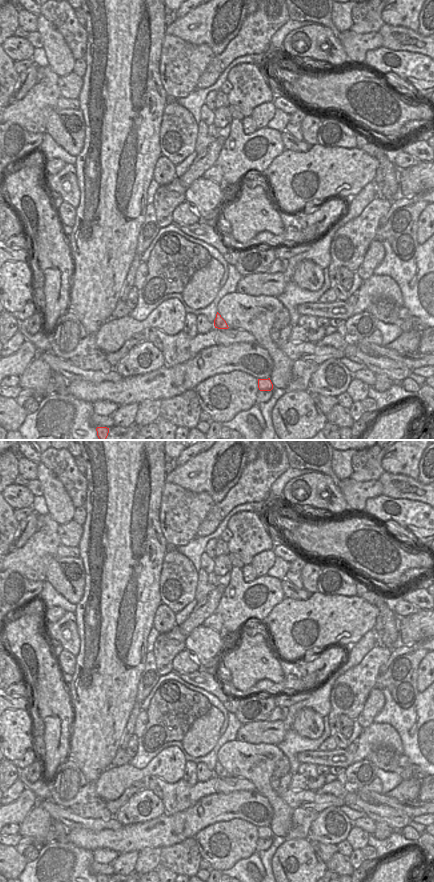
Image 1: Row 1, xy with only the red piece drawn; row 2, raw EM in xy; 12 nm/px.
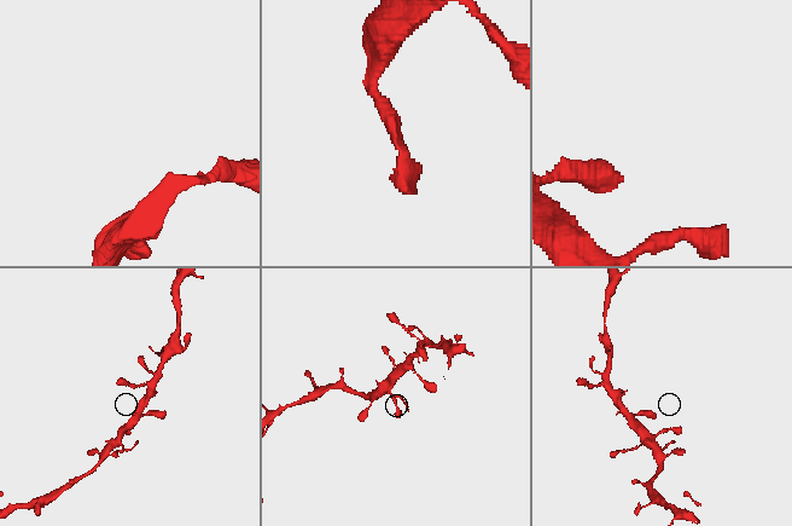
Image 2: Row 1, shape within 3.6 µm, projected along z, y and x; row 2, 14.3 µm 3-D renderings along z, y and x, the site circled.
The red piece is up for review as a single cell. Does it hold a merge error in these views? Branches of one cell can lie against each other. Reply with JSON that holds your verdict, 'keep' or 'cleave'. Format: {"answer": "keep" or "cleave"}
{"answer": "keep"}

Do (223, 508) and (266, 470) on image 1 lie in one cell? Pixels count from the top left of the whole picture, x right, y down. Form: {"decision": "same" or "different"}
{"decision": "same"}

